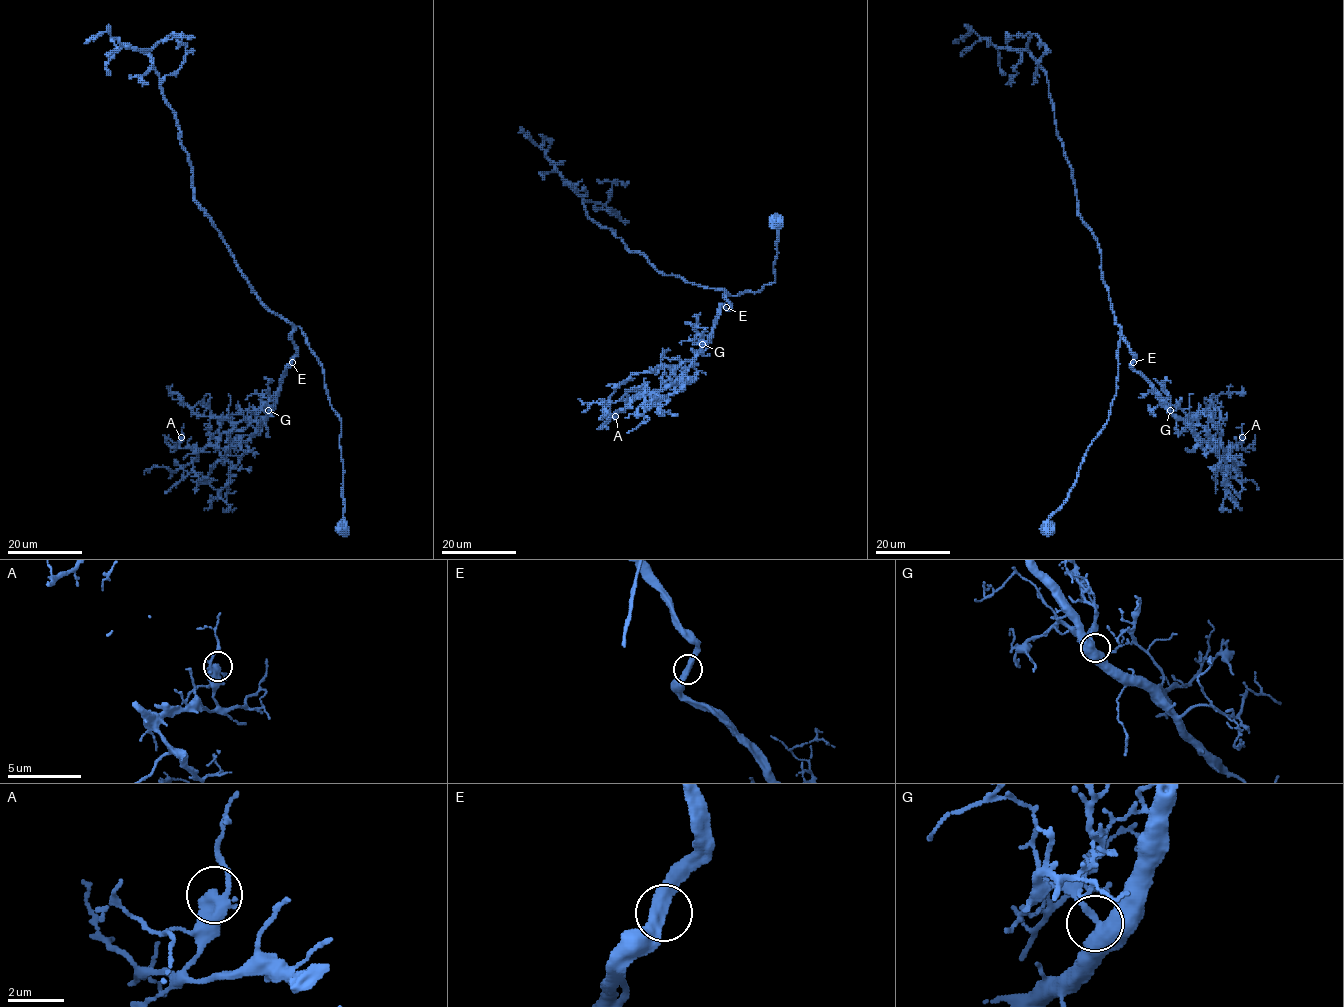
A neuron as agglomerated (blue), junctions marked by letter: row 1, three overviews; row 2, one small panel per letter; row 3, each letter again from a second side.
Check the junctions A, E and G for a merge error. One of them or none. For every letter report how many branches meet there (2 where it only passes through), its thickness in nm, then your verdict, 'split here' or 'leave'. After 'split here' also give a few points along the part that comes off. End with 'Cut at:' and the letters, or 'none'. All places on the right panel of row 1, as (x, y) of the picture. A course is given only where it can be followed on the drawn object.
A: 2 | 420 nm | leave
E: 2 | 420 nm | leave
G: 2 | 440 nm | leave
Cut at: none

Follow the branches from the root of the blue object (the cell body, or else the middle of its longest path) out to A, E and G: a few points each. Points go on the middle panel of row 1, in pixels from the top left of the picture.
A: (775, 220), (775, 281), (757, 292), (726, 294), (730, 308), (719, 306), (694, 362), (615, 416)
E: (775, 220), (778, 233), (777, 254), (773, 265), (775, 281), (757, 292), (726, 294), (730, 308), (726, 307)
G: (775, 220), (778, 233), (775, 281), (757, 292), (726, 294), (730, 308), (719, 306), (712, 334), (702, 344)

